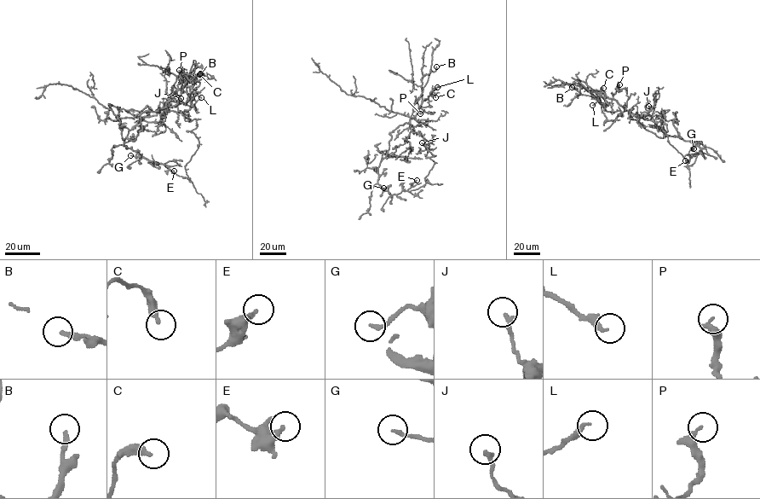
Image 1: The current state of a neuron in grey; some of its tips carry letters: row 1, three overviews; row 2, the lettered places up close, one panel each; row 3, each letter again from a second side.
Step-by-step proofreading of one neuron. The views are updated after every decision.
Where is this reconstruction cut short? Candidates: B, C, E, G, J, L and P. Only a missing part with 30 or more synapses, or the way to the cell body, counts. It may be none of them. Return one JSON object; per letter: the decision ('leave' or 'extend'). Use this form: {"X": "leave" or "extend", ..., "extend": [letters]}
{"B": "leave", "C": "leave", "E": "leave", "G": "leave", "J": "leave", "L": "extend", "P": "leave", "extend": ["L"]}

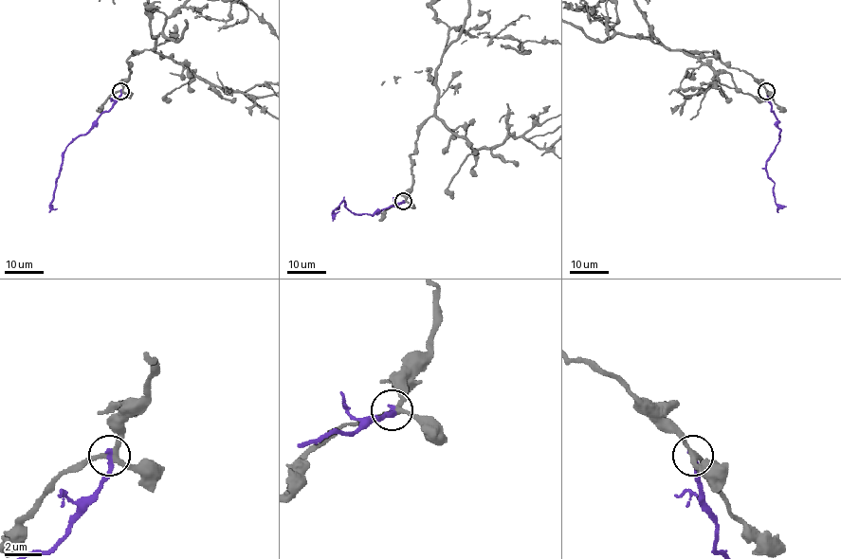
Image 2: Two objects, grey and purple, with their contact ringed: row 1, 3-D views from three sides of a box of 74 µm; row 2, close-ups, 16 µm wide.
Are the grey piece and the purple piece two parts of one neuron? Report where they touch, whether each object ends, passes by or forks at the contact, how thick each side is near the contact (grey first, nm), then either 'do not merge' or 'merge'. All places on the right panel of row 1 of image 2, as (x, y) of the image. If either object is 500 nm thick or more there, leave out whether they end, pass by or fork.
at (766, 91); grey forks there; purple ends there; 240 nm thick on the grey side, 280 nm on the other; do not merge

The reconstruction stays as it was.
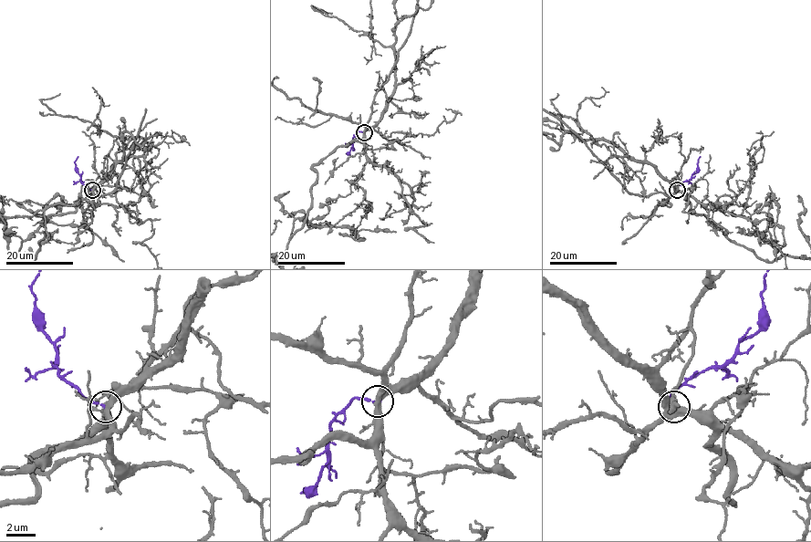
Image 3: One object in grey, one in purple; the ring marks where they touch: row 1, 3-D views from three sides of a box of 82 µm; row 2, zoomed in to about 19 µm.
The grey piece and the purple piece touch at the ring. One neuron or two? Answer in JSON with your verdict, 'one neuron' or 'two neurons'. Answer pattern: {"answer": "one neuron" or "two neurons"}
{"answer": "one neuron"}

